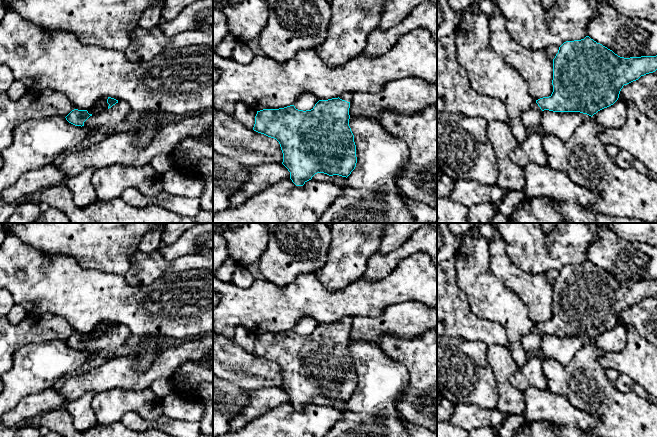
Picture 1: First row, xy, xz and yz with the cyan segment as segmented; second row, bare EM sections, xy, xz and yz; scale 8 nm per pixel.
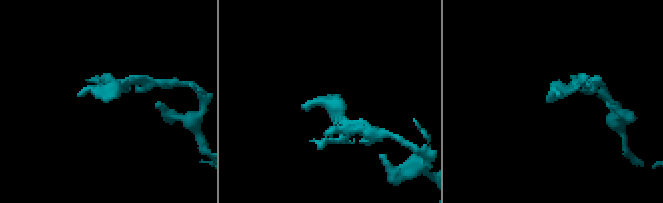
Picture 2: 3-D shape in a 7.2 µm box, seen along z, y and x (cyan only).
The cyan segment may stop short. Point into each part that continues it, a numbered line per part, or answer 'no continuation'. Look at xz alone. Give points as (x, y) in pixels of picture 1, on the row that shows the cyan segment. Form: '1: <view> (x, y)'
1: xz (346, 96)

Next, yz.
1: yz (532, 117)

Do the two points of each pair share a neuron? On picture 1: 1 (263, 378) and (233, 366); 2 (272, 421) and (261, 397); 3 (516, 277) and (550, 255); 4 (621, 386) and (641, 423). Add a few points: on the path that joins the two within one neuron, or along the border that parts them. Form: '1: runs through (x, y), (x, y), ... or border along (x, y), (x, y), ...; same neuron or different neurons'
1: runs through (256, 372), (240, 367); same neuron
2: border along (289, 402), (278, 405), (255, 417), (248, 424); different neurons
3: border along (507, 256), (526, 272), (544, 273); different neurons
4: border along (613, 383), (618, 391), (634, 392), (646, 400); different neurons

